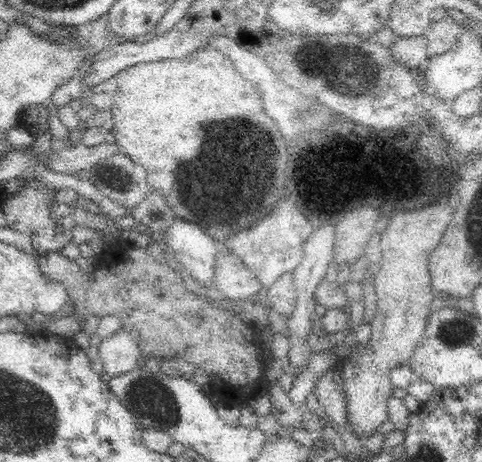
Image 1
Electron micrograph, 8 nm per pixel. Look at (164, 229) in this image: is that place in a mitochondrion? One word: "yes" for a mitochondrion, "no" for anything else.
no

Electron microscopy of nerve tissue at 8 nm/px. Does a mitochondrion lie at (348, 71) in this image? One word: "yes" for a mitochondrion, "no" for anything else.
yes

